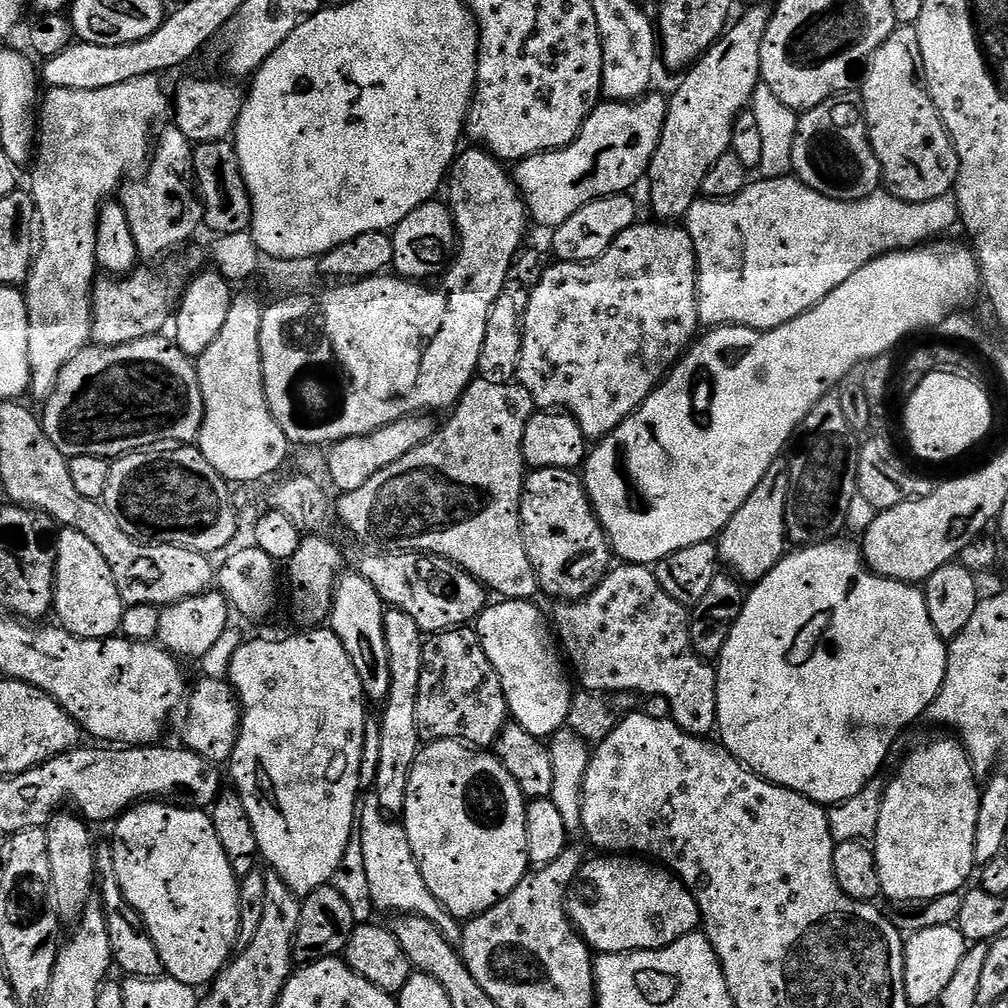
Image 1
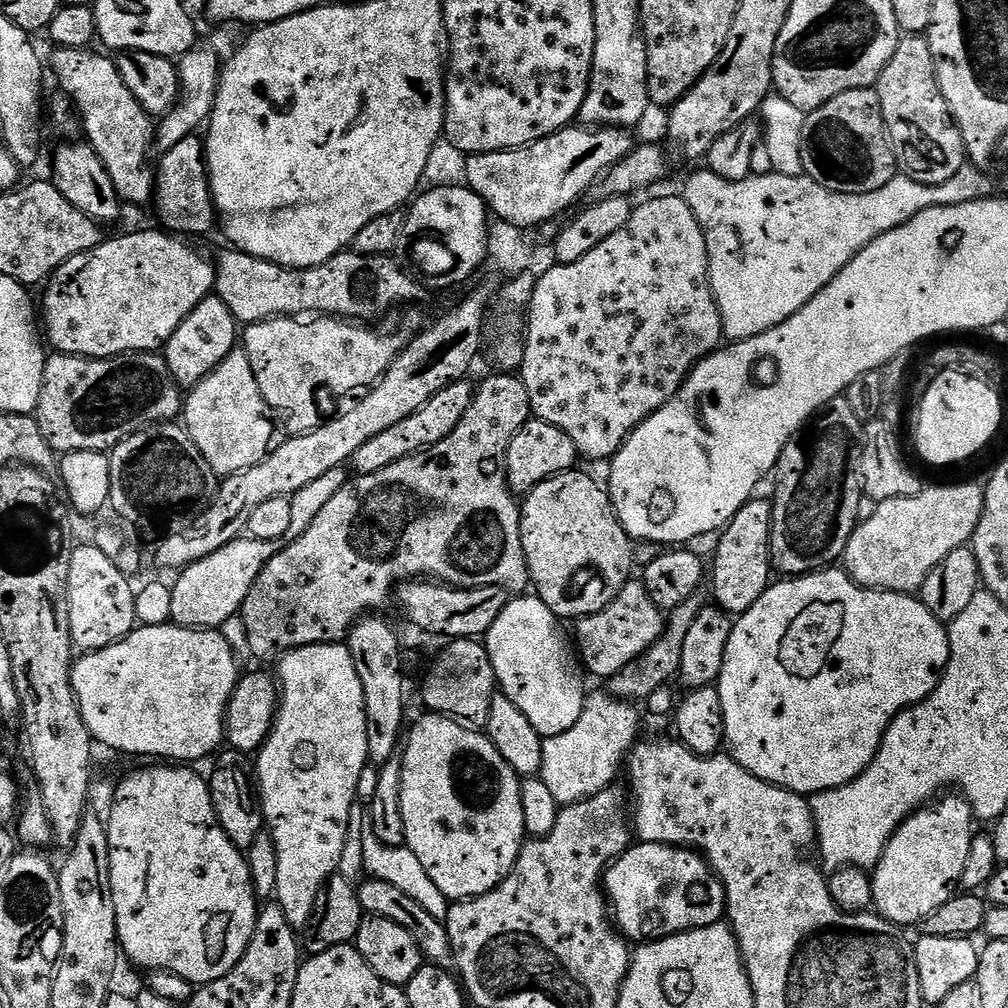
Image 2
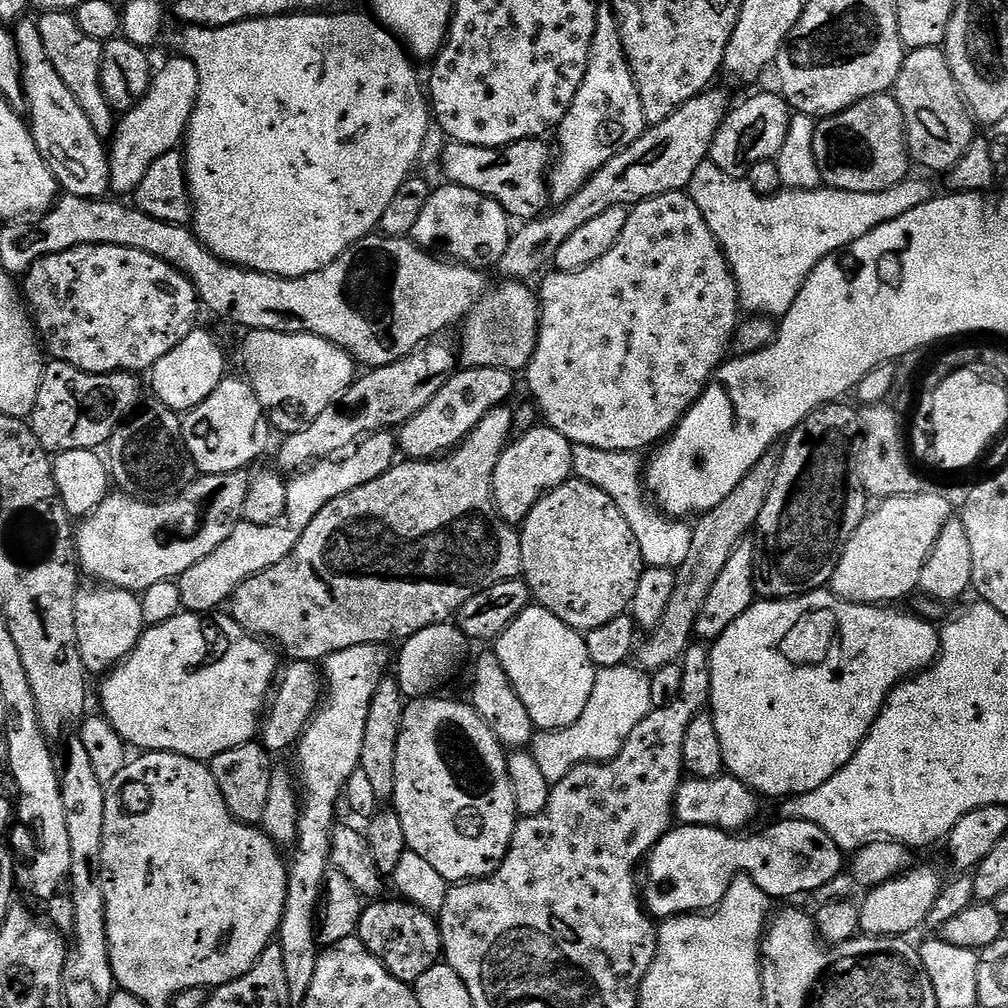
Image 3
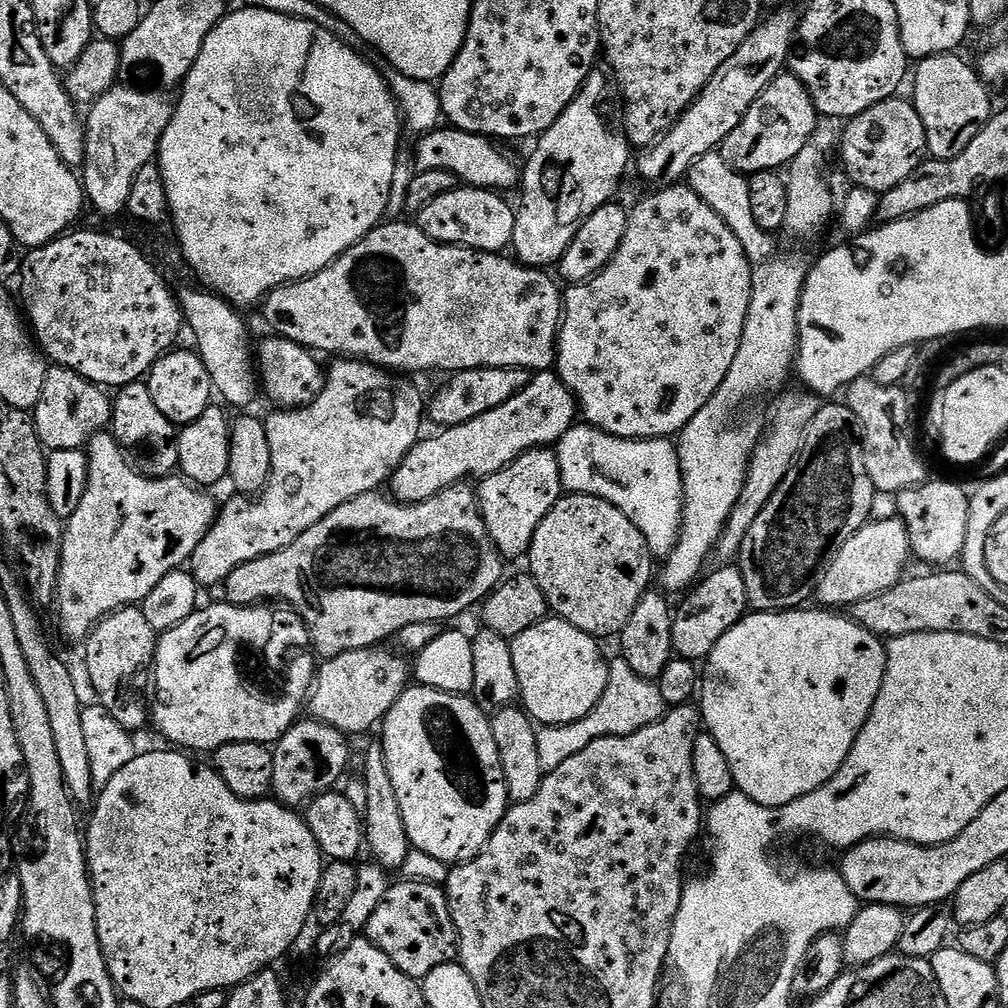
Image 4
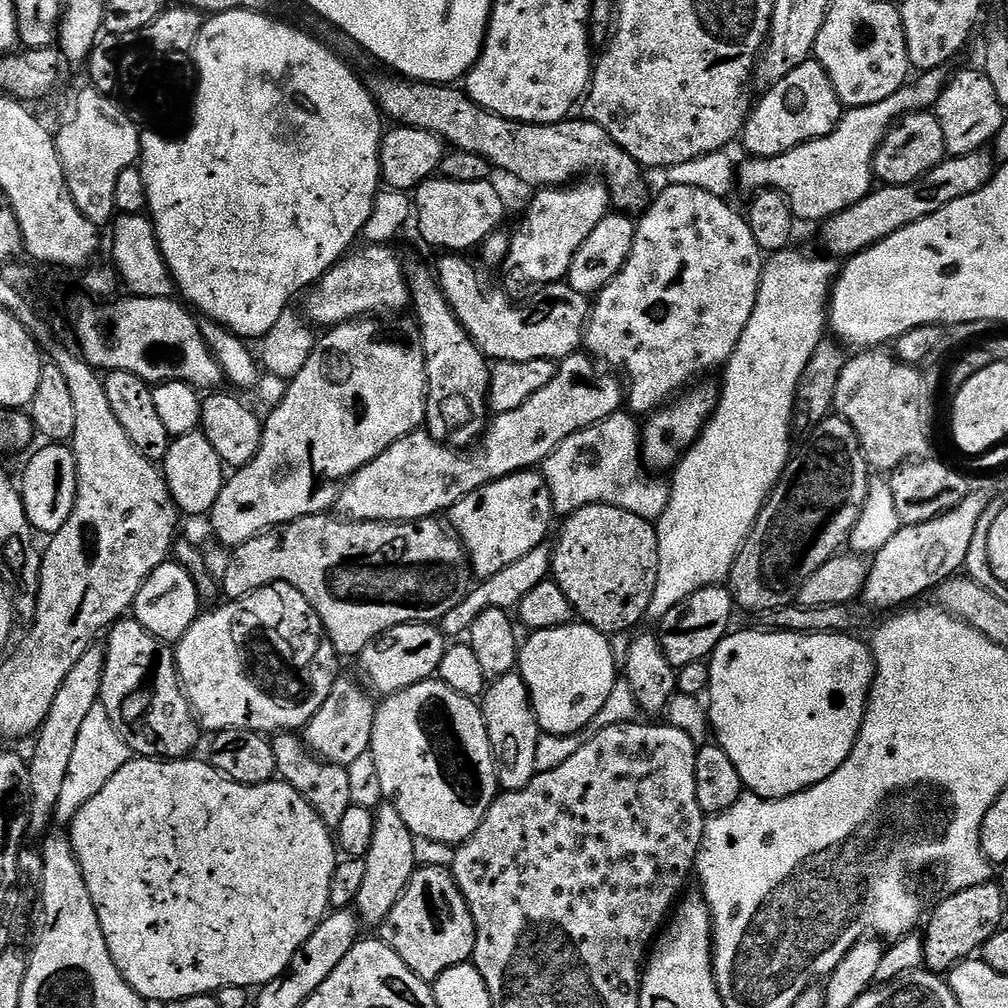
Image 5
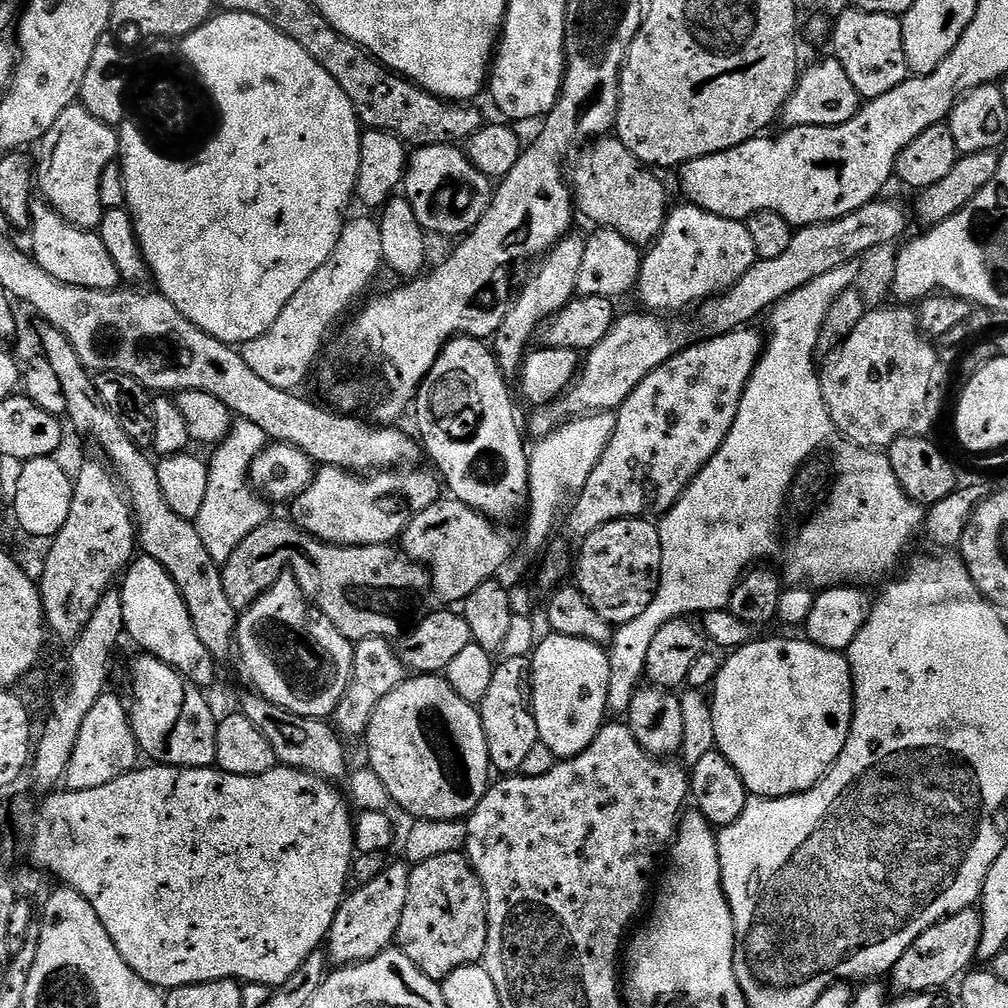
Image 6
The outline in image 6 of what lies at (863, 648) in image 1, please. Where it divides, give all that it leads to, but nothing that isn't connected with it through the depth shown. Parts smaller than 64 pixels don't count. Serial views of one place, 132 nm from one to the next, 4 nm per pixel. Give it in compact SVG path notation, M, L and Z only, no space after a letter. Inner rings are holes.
M757 638L750 644L744 644L741 648L731 653L729 660L725 659L720 665L720 672L716 676L716 683L710 692L710 703L713 712L714 734L716 735L715 747L738 770L742 782L748 787L749 793L756 798L777 800L779 796L797 796L799 792L810 790L821 778L830 771L836 763L838 754L846 746L846 738L850 734L852 725L852 671L848 665L848 657L843 652L826 650L817 644L811 644L807 638L800 640L763 640Z

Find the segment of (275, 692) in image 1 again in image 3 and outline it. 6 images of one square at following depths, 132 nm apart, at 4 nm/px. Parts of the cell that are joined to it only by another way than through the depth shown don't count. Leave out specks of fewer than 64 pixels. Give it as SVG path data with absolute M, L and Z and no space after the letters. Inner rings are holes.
M363 644L350 646L350 650L338 650L330 654L322 662L322 684L326 691L322 696L322 703L317 707L316 715L308 722L308 727L294 745L296 752L295 775L298 777L298 788L302 793L302 807L298 834L292 860L288 864L288 889L286 890L286 906L282 914L282 922L278 933L278 943L282 950L282 966L286 970L288 983L287 999L303 1005L306 994L310 990L310 982L314 982L314 970L318 967L318 958L322 951L321 945L316 943L316 926L318 923L318 909L320 906L320 886L324 876L328 873L332 855L332 829L337 823L335 804L337 798L347 786L347 780L360 767L362 754L362 738L366 735L366 714L370 714L370 702L378 690L378 686L386 679L390 668L389 649L382 644Z

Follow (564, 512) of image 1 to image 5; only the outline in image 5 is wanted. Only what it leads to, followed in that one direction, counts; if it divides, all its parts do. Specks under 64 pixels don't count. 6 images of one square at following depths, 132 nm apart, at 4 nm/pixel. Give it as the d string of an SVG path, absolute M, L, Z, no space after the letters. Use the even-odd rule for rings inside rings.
M587 504L578 509L577 512L572 512L563 521L564 529L560 532L560 541L554 544L552 554L552 571L551 579L555 580L556 585L562 590L562 594L566 594L566 598L570 602L573 613L583 623L588 624L591 628L596 628L605 634L624 634L629 630L635 629L641 619L647 617L648 607L650 606L650 598L654 594L654 586L658 582L658 534L656 533L655 523L646 518L638 518L638 514L630 514L630 510L622 510L618 506L610 506L609 504Z

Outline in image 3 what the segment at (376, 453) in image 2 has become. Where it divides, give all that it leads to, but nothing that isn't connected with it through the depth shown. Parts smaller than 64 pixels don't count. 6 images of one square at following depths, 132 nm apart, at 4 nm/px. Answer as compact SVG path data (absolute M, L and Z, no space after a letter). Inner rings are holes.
M464 368L453 372L452 377L442 386L442 390L438 390L438 394L434 394L434 398L430 398L430 402L422 406L422 410L418 410L418 414L414 414L406 423L399 425L399 451L409 460L427 461L447 453L457 444L461 444L478 426L478 422L482 422L482 418L490 414L490 410L499 408L508 402L512 391L516 388L516 379L513 373L504 368Z

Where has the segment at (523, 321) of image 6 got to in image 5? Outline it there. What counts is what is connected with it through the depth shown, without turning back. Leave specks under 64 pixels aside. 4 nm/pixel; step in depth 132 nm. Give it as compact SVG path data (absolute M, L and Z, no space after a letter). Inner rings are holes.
M584 178L571 186L545 188L528 204L524 221L511 233L508 241L509 265L513 264L532 286L543 286L563 281L570 270L578 246L590 238L594 226L609 215L610 197L608 186L600 178Z

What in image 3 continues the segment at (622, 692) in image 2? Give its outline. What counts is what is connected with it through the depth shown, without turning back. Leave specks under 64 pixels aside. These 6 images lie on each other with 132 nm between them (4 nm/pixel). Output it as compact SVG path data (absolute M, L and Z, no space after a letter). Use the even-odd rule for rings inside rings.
M775 455L763 456L745 474L742 482L734 486L734 490L727 498L722 498L718 506L703 513L692 524L690 551L688 551L686 562L682 562L682 566L675 569L674 595L670 598L670 603L666 605L666 614L662 614L662 622L658 622L656 629L644 638L648 640L639 641L634 652L635 663L645 672L651 674L657 672L662 666L677 663L683 657L689 644L693 643L698 610L702 610L702 602L706 602L706 597L710 595L714 582L718 582L718 574L722 574L727 560L730 559L730 554L734 554L741 540L755 529L758 514L762 514L762 506L766 506L772 479L776 477L777 463Z

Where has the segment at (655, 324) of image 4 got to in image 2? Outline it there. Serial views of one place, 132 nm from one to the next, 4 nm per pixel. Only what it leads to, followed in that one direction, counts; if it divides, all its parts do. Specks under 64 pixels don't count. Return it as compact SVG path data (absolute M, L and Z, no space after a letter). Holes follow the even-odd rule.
M683 195L656 196L645 204L637 203L630 214L630 222L622 226L622 230L610 234L602 246L590 250L586 258L578 258L578 262L552 266L548 272L542 272L533 290L533 298L527 311L527 332L524 333L525 358L518 375L524 381L526 394L530 394L532 416L542 422L550 422L550 426L558 426L562 434L566 434L574 442L577 453L588 460L611 461L626 442L626 438L637 426L650 418L684 384L684 379L692 373L692 368L699 360L705 360L712 352L721 347L722 318L718 314L718 306L712 297L710 286L710 270L706 254L706 238L702 238L702 226L698 226L698 218L694 218L694 210L685 202Z

